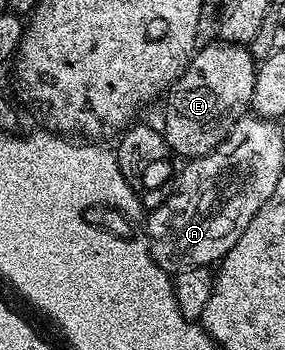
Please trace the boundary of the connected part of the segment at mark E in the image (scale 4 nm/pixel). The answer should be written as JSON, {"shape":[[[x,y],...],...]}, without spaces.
{"shape":[[[216,41],[208,47],[196,50],[185,73],[177,82],[171,84],[165,95],[167,112],[163,115],[161,130],[168,148],[174,154],[176,151],[177,154],[184,155],[184,160],[194,161],[202,155],[208,155],[210,151],[214,151],[217,145],[221,145],[227,134],[230,133],[232,125],[248,114],[253,97],[256,66],[257,61],[242,43]]]}

